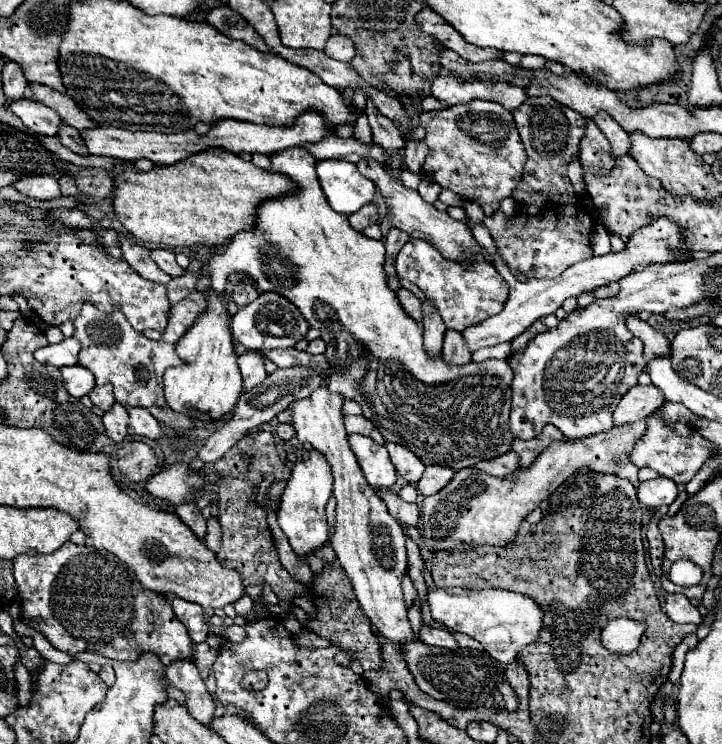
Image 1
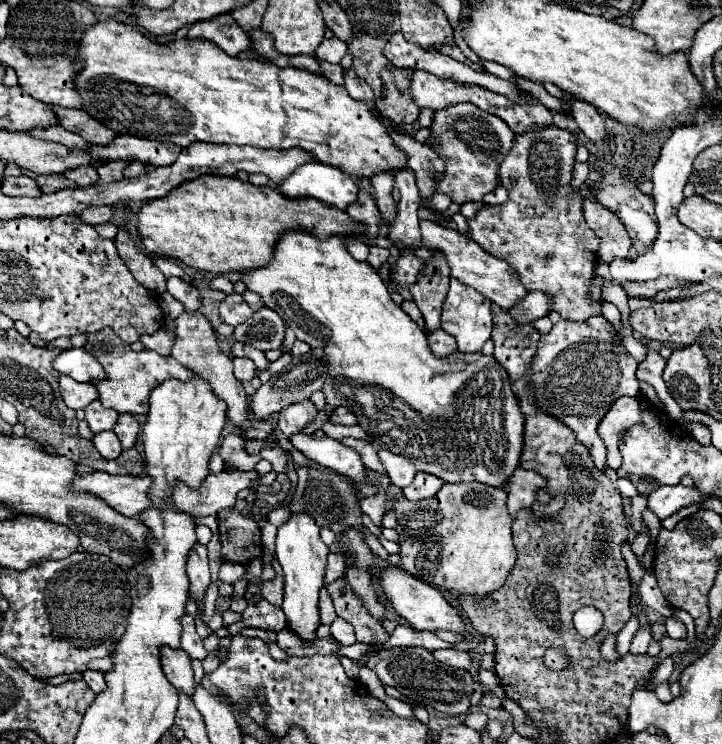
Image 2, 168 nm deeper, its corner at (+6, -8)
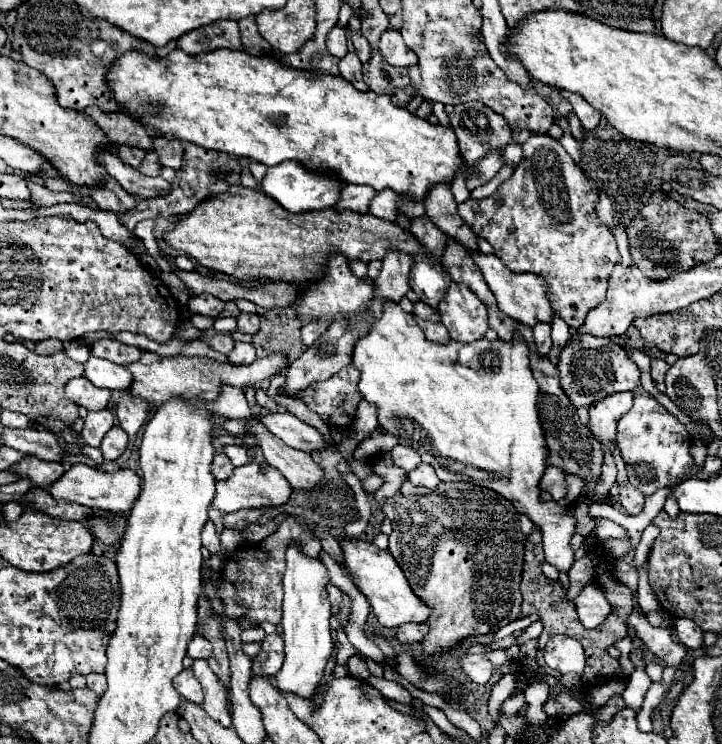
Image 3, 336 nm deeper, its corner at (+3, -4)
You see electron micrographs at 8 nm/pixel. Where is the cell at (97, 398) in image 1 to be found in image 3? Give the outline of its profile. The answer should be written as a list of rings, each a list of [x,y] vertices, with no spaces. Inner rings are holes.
[[[99,410],[99,412],[89,412],[85,416],[85,426],[81,430],[81,438],[85,444],[99,448],[103,436],[111,430],[111,426],[115,424],[115,418],[111,414],[111,410]]]

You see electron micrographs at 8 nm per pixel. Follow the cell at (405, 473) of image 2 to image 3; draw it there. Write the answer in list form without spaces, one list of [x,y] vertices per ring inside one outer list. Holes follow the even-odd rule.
[[[397,444],[393,450],[391,450],[391,456],[395,460],[395,464],[399,468],[405,468],[407,472],[411,472],[413,468],[417,468],[421,464],[421,456],[417,450],[413,450],[411,446],[401,446]]]

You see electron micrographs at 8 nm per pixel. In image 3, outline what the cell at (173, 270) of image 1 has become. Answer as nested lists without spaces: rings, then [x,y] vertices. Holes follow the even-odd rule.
[[[201,294],[201,296],[191,296],[187,302],[189,310],[193,314],[203,314],[209,318],[217,318],[225,310],[225,302],[211,296],[211,294]]]

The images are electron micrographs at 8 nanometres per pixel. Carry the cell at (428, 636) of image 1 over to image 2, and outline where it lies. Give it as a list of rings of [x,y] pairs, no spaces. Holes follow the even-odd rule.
[[[444,648],[444,650],[434,650],[432,654],[438,662],[442,662],[446,666],[464,668],[464,670],[472,668],[472,656],[468,652],[460,652],[460,650],[454,650],[454,648]]]

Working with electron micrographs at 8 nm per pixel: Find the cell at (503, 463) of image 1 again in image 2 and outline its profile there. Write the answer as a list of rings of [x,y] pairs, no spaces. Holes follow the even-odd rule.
[[[518,466],[514,474],[510,476],[510,482],[502,486],[502,490],[508,494],[508,510],[514,516],[522,508],[530,508],[536,500],[536,490],[546,488],[546,480],[530,470],[524,470]]]

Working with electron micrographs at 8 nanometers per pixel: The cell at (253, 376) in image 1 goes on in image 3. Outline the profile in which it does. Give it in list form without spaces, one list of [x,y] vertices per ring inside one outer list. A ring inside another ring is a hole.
[[[235,342],[235,348],[227,356],[227,360],[233,364],[251,364],[255,360],[255,348],[245,342]]]

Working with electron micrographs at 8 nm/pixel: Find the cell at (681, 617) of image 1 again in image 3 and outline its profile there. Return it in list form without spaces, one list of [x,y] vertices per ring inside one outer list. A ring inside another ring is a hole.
[[[677,618],[675,620],[675,634],[685,648],[697,650],[703,646],[703,632],[701,632],[701,628],[697,628],[697,624],[693,624],[693,620]]]

